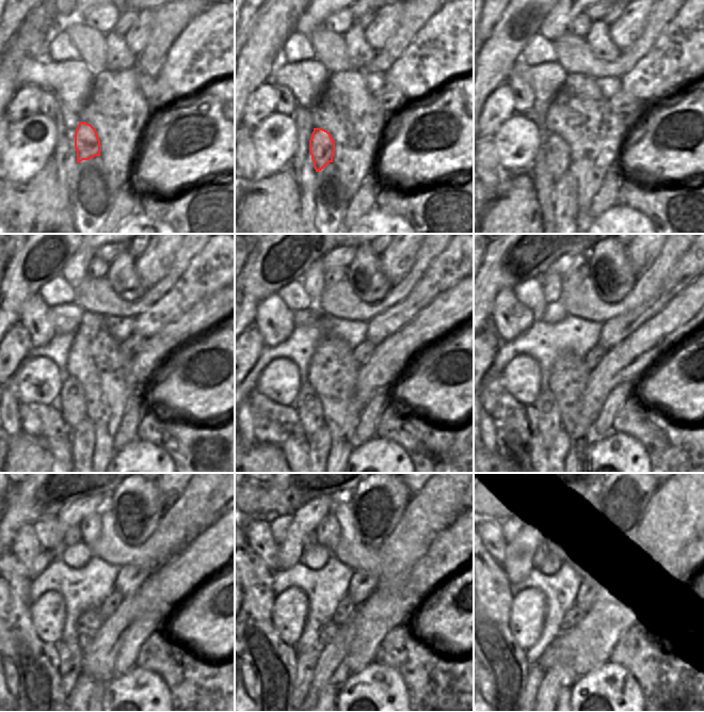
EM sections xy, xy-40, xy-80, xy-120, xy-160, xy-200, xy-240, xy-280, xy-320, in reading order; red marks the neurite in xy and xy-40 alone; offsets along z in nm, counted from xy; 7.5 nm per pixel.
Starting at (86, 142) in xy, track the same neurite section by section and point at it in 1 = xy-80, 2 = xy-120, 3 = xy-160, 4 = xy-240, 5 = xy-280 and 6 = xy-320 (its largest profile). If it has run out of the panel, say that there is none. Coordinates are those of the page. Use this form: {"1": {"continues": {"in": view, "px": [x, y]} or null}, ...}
{"1": {"continues": {"in": "xy-80", "px": [557, 152]}}, "2": {"continues": {"in": "xy-120", "px": [72, 402]}}, "3": {"continues": {"in": "xy-160", "px": [308, 404]}}, "4": {"continues": {"in": "xy-240", "px": [70, 652]}}, "5": {"continues": {"in": "xy-280", "px": [306, 663]}}, "6": {"continues": {"in": "xy-320", "px": [537, 674]}}}

